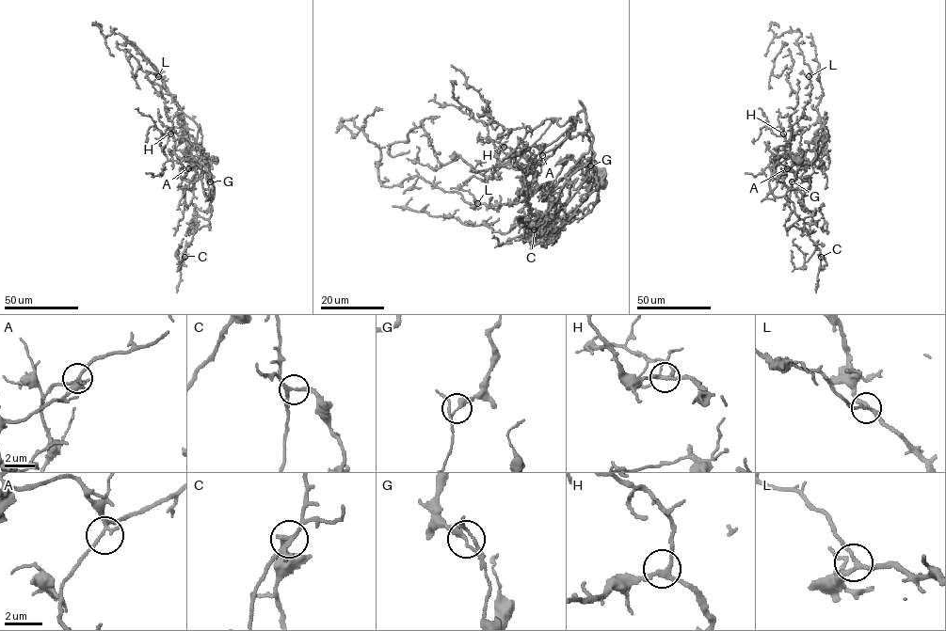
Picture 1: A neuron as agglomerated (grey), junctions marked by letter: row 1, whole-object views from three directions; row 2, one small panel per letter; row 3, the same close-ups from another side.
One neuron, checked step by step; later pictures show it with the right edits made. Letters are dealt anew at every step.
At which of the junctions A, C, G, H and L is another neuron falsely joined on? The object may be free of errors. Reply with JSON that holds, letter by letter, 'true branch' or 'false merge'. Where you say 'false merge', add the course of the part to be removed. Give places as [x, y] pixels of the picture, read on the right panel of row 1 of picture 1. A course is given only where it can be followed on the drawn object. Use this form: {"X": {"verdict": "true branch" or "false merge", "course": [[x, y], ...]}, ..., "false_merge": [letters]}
{"A": {"verdict": "true branch"}, "C": {"verdict": "true branch"}, "G": {"verdict": "false merge", "course": [[792, 181], [798, 169], [797, 156], [801, 154], [802, 164], [810, 162], [824, 140], [809, 143], [800, 161]]}, "H": {"verdict": "true branch"}, "L": {"verdict": "true branch"}, "false_merge": ["G"]}

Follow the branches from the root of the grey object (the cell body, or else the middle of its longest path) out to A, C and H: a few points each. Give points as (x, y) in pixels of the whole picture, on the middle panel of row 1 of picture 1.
A: (601, 181), (592, 167), (581, 185), (594, 165), (583, 110), (570, 118), (569, 134), (542, 155)
C: (601, 181), (592, 167), (581, 185), (592, 150), (592, 177), (577, 168), (534, 229)
H: (601, 181), (592, 167), (581, 185), (594, 165), (583, 110), (563, 125), (545, 119), (514, 153), (504, 147)

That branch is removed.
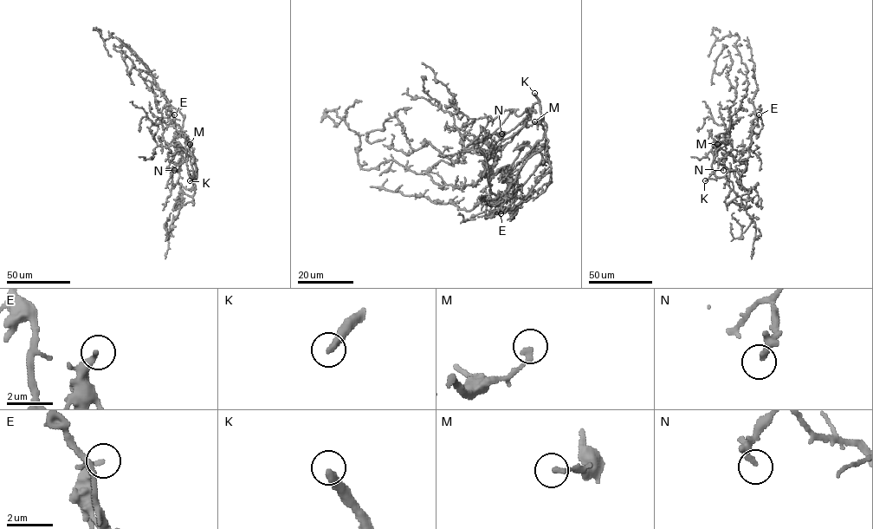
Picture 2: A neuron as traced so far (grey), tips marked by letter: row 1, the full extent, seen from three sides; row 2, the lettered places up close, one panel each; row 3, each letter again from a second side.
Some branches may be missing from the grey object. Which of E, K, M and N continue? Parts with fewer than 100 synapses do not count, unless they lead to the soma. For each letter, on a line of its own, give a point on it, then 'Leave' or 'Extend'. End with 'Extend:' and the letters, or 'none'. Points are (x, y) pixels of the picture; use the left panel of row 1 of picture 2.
E: Place: (174, 114). Leave
K: Place: (190, 180). Extend
M: Place: (190, 144). Leave
N: Place: (174, 170). Leave
Extend: K

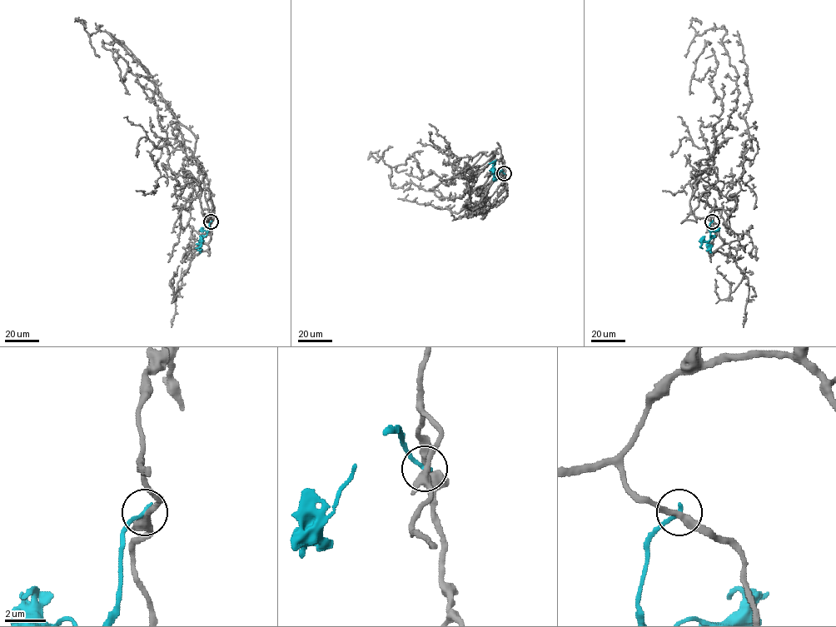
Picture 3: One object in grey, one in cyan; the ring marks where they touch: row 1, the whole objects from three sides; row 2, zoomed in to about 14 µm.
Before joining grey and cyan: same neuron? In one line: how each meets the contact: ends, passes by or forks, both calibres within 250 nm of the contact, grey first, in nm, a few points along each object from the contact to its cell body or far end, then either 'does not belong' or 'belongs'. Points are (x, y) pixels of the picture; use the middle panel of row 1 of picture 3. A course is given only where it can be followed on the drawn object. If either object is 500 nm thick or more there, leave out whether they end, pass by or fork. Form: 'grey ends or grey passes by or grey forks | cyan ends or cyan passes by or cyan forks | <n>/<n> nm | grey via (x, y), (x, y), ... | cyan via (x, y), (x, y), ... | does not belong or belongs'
grey forks | cyan ends | 280/200 nm | grey via (504, 173), (501, 155), (498, 176), (441, 199), (411, 182), (394, 188), (391, 168), (371, 152), (375, 162) | cyan via (504, 173), (501, 170), (492, 170), (494, 162), (489, 163) | does not belong

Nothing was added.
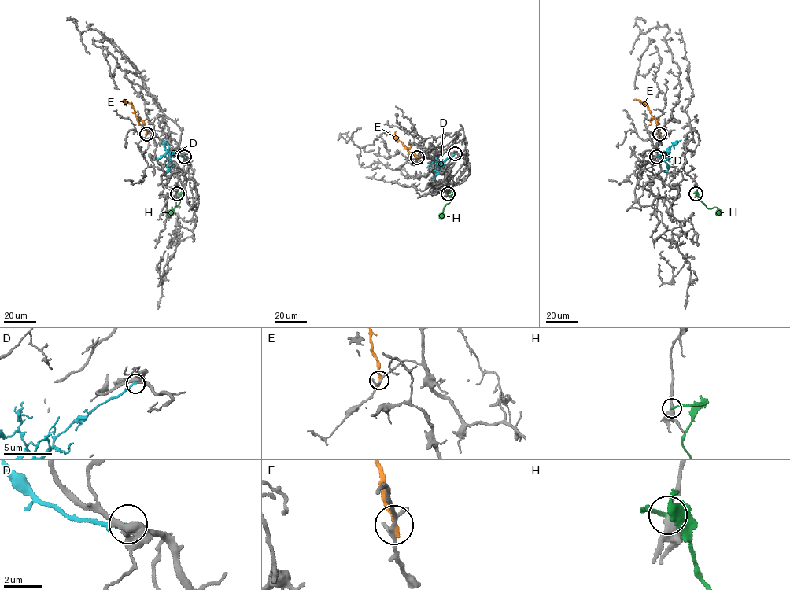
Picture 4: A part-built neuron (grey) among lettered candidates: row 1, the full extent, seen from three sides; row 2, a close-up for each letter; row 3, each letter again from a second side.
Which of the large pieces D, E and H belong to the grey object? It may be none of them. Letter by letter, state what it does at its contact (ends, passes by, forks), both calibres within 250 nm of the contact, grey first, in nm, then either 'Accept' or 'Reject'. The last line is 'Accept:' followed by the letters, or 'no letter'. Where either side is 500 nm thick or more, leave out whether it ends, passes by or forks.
D: It ends there. Thickness 400 nm (grey) against 190 nm. Accept
E: It ends there. Thickness 180 nm (grey) against 280 nm. Reject
H: It ends there. Thickness 440 nm (grey) against 200 nm. Reject
Accept: D

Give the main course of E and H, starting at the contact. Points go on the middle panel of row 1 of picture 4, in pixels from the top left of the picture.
E: (418, 157), (396, 138), (396, 131)
H: (448, 193), (454, 192), (440, 217)

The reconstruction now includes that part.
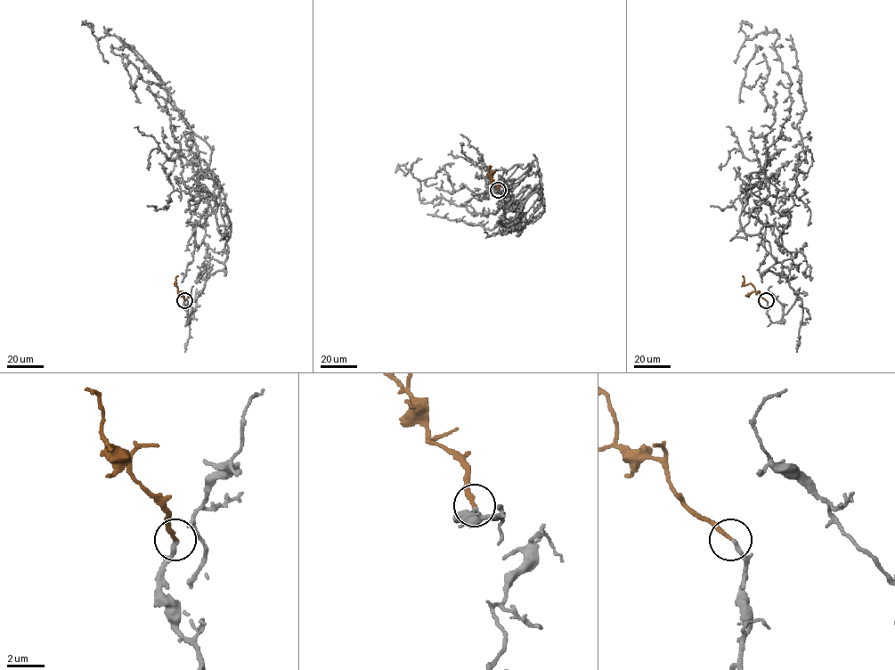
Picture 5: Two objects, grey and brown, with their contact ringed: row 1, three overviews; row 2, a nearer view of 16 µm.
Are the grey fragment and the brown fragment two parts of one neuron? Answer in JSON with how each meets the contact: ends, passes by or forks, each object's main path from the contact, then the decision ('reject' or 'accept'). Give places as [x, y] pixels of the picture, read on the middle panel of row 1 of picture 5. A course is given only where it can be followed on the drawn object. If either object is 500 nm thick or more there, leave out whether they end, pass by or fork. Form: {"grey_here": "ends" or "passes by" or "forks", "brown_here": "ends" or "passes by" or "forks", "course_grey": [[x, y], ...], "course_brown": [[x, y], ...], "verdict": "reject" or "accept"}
{"grey_here": "ends", "brown_here": "ends", "course_grey": [[498, 190], [511, 221], [540, 199], [538, 167], [534, 191], [487, 216], [423, 203], [399, 165], [403, 175]], "course_brown": [[498, 190], [489, 175], [489, 167], [492, 166]], "verdict": "accept"}

